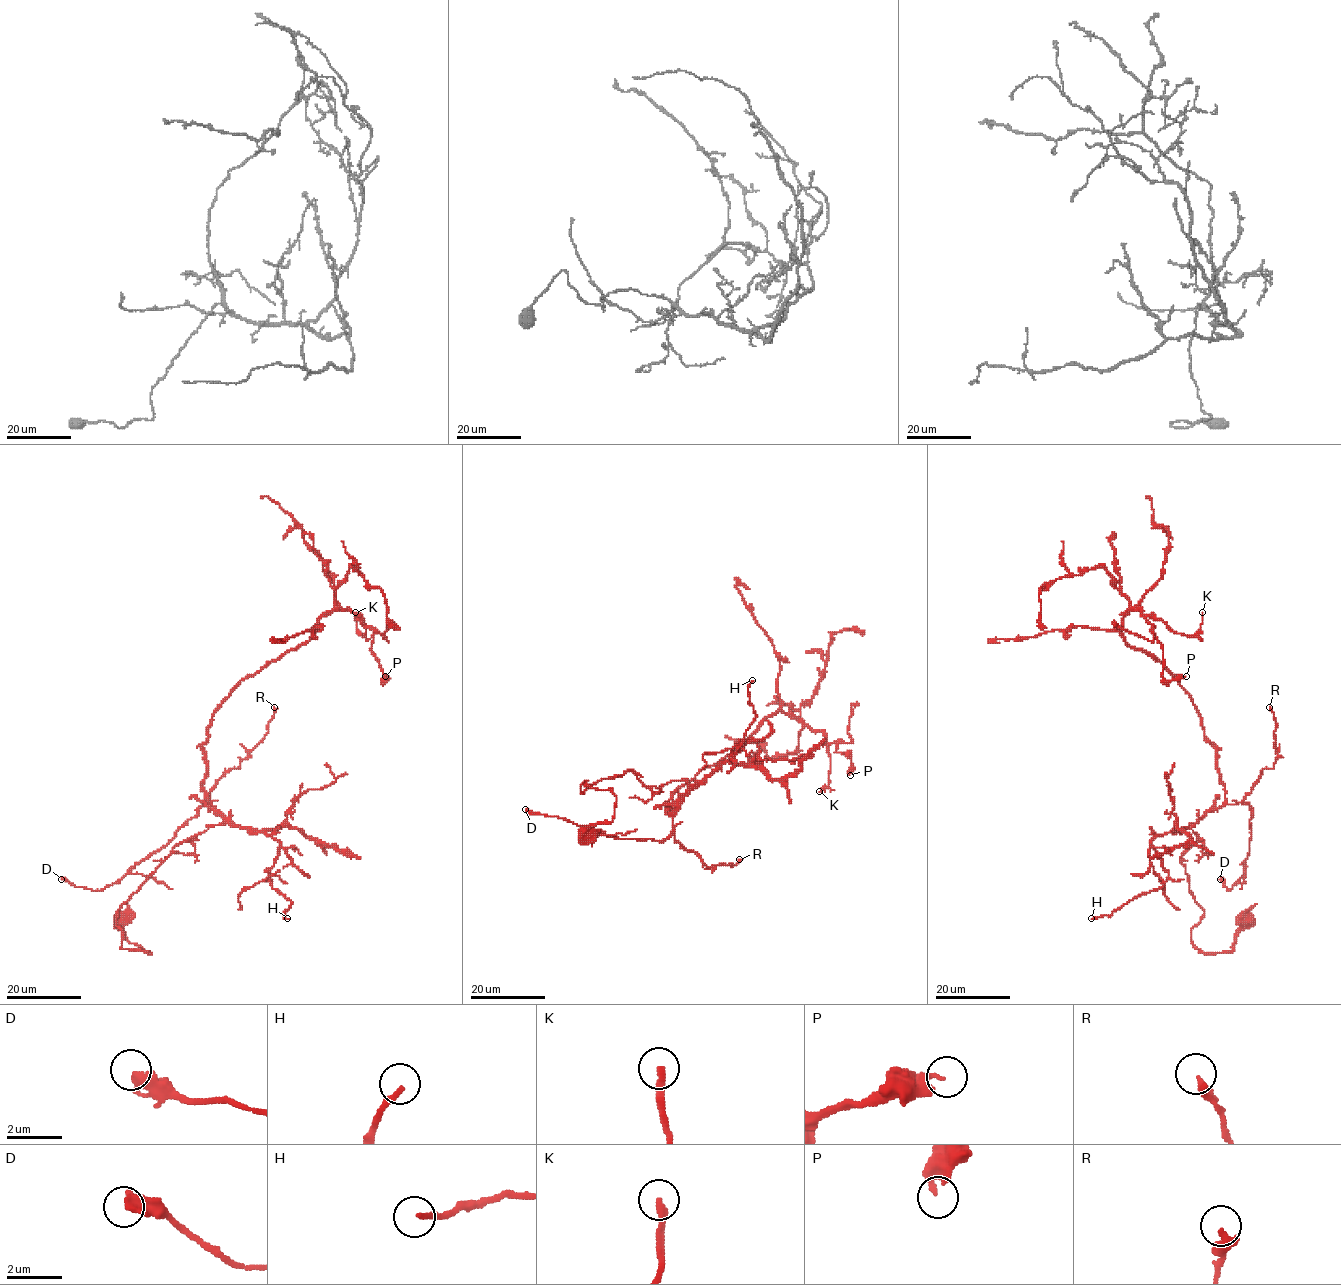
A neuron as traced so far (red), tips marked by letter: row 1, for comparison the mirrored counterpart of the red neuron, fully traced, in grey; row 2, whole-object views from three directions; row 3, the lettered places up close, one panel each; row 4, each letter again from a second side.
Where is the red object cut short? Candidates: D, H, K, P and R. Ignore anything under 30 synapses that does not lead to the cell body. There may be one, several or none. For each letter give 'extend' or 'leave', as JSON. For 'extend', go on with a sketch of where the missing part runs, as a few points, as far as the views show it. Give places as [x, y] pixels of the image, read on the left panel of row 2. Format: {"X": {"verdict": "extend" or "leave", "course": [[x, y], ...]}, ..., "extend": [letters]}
{"D": {"verdict": "leave"}, "H": {"verdict": "leave"}, "K": {"verdict": "leave"}, "P": {"verdict": "leave"}, "R": {"verdict": "leave"}, "extend": []}

